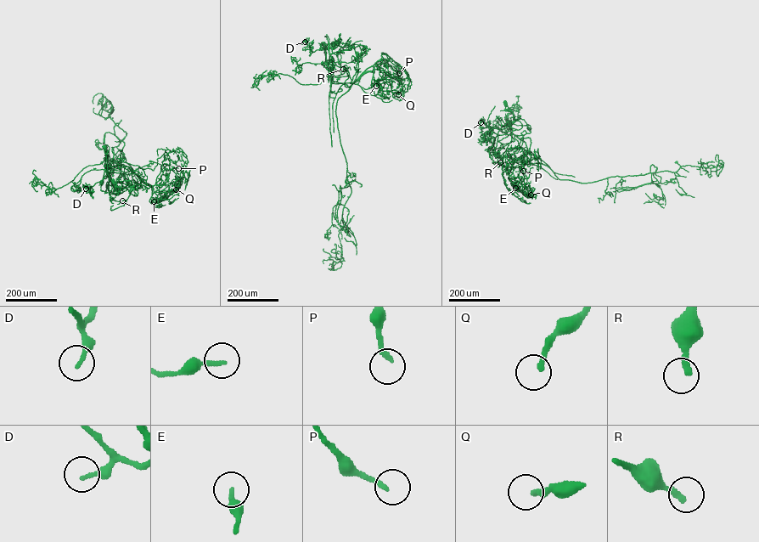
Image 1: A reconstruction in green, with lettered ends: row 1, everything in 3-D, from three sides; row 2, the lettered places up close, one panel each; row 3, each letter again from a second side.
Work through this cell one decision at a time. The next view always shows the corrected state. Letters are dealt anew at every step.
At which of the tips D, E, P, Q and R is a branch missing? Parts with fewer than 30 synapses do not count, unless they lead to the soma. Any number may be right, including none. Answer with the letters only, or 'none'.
R

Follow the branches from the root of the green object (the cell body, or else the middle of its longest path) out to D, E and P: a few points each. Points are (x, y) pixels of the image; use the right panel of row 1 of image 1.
D: (505, 103), (505, 110), (512, 112), (514, 118), (510, 131), (490, 127), (484, 120), (480, 122)
E: (505, 103), (514, 118), (510, 131), (531, 140), (527, 152), (507, 166), (515, 188)
P: (505, 103), (514, 118), (510, 131), (531, 143), (505, 166), (510, 161), (523, 171)

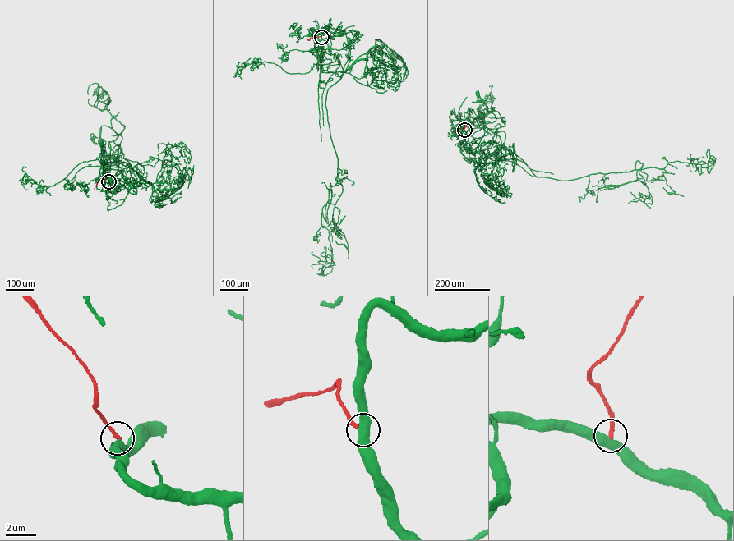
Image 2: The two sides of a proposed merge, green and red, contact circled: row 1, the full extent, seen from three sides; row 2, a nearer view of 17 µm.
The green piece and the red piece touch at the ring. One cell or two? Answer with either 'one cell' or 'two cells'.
two cells

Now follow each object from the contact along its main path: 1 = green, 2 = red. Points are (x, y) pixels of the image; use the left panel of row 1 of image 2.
1: (108, 181), (101, 162), (100, 142)
2: (108, 181), (102, 177), (94, 189)

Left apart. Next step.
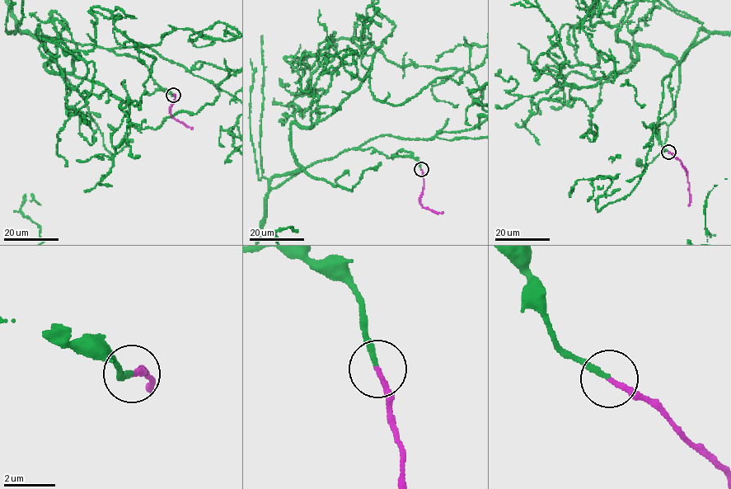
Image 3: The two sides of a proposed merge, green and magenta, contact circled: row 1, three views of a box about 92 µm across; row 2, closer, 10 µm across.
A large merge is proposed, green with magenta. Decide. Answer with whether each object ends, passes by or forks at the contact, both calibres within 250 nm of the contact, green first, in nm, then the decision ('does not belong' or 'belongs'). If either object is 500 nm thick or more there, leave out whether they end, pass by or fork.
green ends; magenta ends; calibres 190 and 190 nm; belongs

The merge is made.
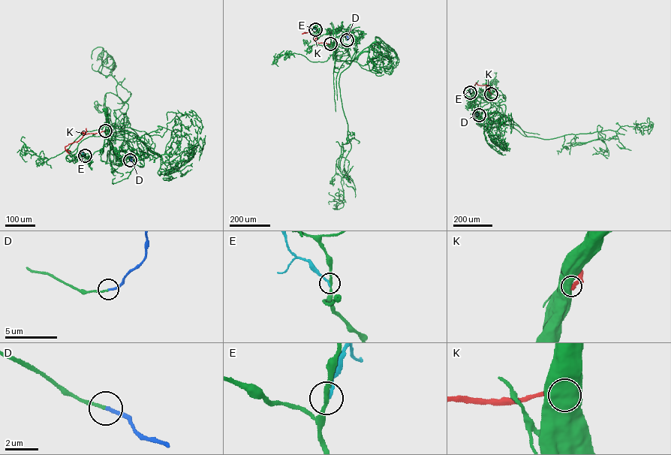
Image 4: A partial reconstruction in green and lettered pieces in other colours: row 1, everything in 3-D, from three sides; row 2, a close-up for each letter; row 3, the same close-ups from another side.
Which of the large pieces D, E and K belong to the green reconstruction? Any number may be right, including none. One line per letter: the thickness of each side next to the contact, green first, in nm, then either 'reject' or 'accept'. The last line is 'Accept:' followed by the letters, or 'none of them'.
D: 160 nm thick on the green side, 190 nm on the other; accept
E: 220 nm thick on the green side, 200 nm on the other; reject
K: 800 nm thick on the green side, 360 nm on the other; reject
Accept: D

